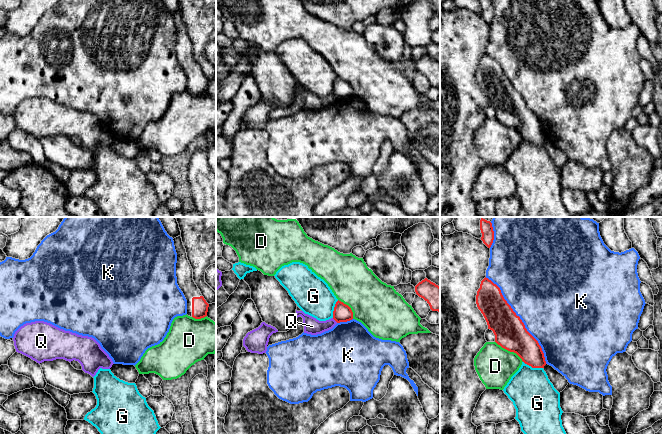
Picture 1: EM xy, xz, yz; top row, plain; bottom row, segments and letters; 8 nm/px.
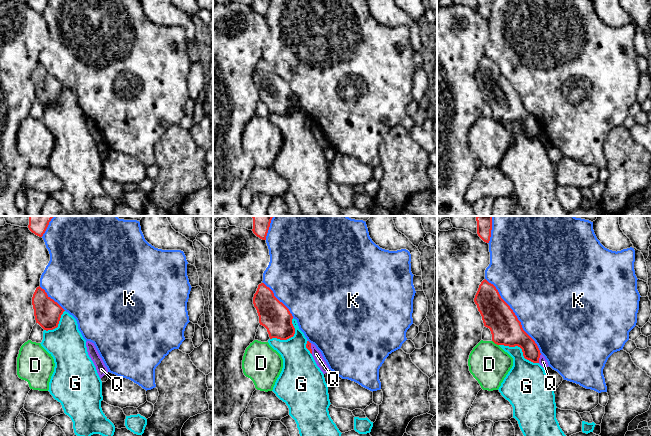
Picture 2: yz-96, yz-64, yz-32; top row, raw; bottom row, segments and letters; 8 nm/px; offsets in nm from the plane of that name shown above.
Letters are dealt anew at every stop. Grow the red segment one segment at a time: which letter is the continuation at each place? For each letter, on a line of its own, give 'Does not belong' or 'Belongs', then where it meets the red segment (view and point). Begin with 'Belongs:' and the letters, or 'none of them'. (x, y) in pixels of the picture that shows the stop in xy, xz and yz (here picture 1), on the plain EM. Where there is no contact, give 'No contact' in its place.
Belongs: none of them
D: Does not belong. Touches red at yz (509, 126)
G: Does not belong. Touches red at yz (533, 143)
K: Does not belong. Touches red at yz (519, 94)
Q: Does not belong. Touches red at xz (335, 96)

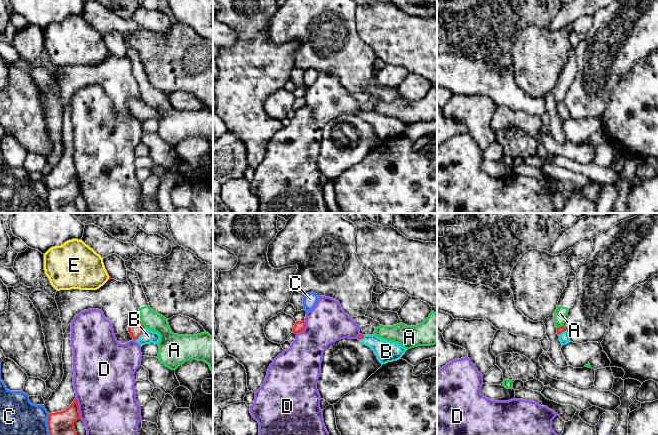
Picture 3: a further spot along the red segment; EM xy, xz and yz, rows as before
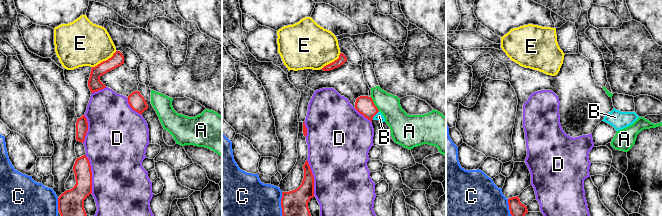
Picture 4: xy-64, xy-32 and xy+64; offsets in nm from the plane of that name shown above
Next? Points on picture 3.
Belongs: B
A: Does not belong. Touches red at xy (142, 101)
B: Belongs. Touches red at xy (141, 109)
C: Does not belong. Touches red at xy (47, 200)
D: Does not belong. Touches red at xy (78, 184)
E: Does not belong. Touches red at xy (109, 54)

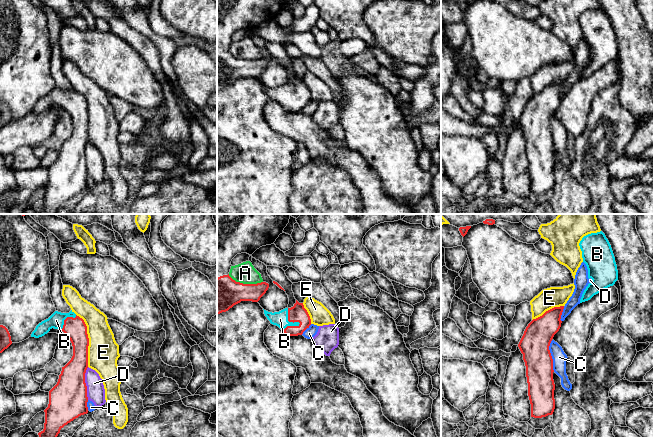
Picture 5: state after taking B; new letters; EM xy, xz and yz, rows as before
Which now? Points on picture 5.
Belongs: B
A: Does not belong. Touches red at xz (245, 60)
B: Belongs. Touches red at xz (296, 97)
C: Does not belong. Touches red at yz (551, 132)
D: Does not belong. Touches red at xy (85, 159)
E: Does not belong. Touches red at xy (88, 116)

